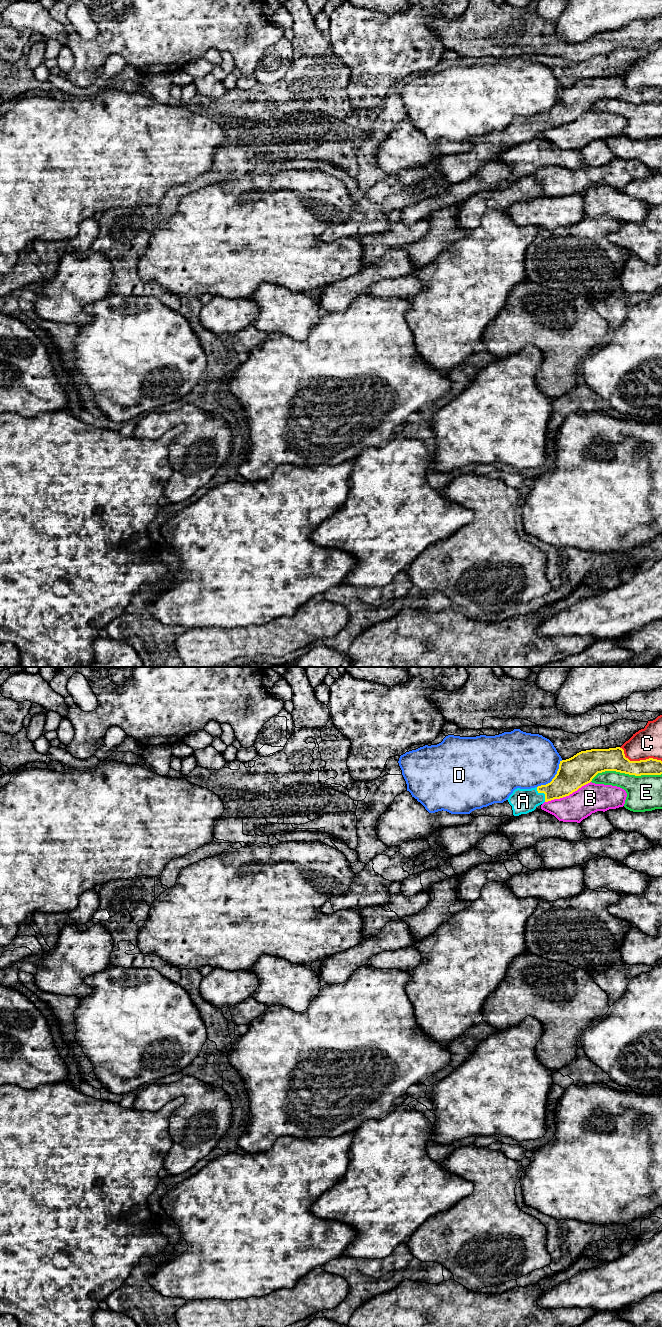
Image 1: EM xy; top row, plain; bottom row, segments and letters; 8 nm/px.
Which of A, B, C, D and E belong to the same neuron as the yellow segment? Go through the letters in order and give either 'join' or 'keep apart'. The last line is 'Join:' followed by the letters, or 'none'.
A: join
B: keep apart
C: keep apart
D: keep apart
E: keep apart
Join: A

